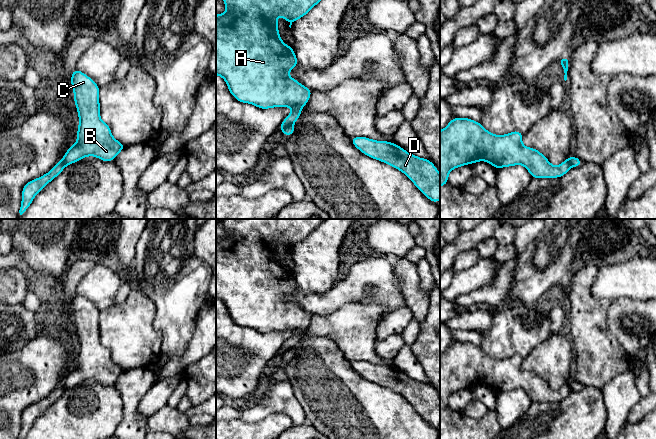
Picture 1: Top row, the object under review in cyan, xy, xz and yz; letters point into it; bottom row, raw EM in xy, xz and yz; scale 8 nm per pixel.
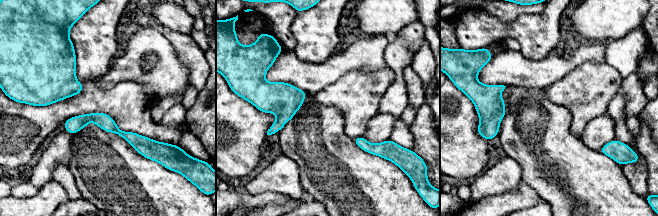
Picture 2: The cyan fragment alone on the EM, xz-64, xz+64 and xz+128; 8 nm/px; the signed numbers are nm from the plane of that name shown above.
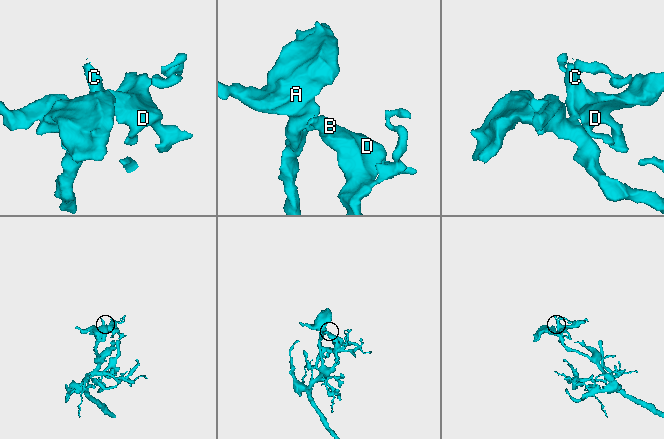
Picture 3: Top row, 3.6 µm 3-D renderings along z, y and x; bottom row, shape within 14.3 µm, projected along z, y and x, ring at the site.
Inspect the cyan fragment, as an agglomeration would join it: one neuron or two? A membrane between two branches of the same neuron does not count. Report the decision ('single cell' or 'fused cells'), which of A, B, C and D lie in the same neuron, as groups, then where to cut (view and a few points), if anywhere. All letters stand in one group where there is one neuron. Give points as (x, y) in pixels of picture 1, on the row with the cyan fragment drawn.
fused cells; groups A / B C D; cut xz (292, 123), (283, 130)

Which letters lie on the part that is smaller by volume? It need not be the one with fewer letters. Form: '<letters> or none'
B, C, D

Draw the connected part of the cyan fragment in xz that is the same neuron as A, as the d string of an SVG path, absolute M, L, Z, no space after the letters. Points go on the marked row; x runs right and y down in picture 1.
M223 0L227 11L223 14L216 15L216 75L221 76L232 96L242 103L253 104L260 109L270 109L273 107L290 107L293 111L282 121L279 126L279 130L284 130L287 126L293 124L302 115L301 109L308 103L312 90L303 86L296 79L288 76L292 68L298 65L293 47L286 45L279 35L277 13L281 14L281 17L290 23L289 27L294 21L305 16L314 6L316 6L321 0Z

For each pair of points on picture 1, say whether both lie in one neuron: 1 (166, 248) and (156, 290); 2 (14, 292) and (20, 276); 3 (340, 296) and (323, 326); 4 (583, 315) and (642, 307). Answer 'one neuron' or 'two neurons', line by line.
1: one neuron
2: one neuron
3: two neurons
4: two neurons

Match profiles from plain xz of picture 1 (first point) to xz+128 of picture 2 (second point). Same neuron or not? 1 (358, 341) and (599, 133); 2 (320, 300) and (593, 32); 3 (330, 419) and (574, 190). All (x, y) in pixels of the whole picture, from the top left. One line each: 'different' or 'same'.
1: different
2: different
3: same

